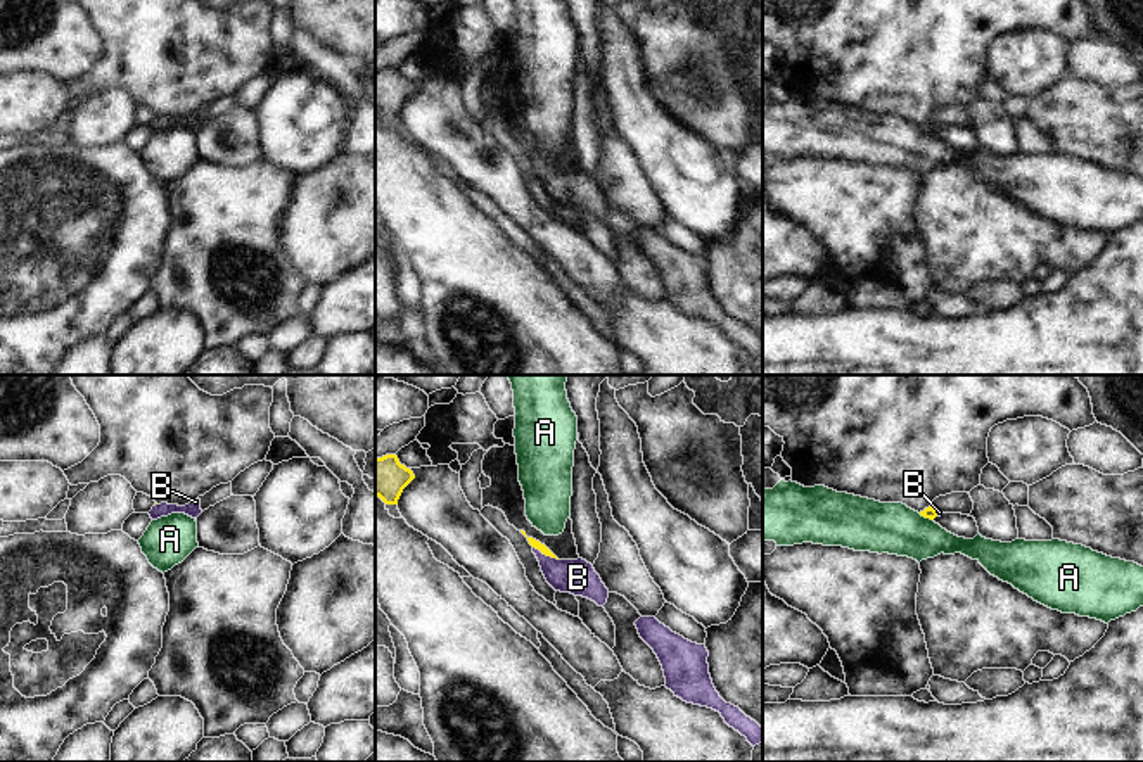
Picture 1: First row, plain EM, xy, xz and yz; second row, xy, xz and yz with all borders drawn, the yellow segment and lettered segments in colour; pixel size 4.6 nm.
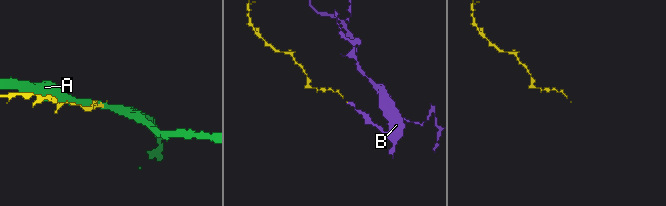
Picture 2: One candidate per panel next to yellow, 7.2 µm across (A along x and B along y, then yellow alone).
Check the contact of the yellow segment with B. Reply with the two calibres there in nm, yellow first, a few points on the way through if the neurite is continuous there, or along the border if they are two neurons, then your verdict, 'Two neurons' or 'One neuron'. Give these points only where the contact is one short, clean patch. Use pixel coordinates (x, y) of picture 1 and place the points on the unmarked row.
Thickness 40 nm (yellow) against 160 nm. Path across: xz (533, 156), (545, 166), (566, 189), (578, 190). One neuron.

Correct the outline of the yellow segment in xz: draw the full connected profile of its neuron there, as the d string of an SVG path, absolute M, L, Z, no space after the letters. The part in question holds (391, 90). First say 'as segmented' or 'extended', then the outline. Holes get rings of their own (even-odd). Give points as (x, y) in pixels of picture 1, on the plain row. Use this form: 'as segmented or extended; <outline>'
as segmented; M396 67L375 71L375 109L386 117L398 117L403 102L415 92Z

